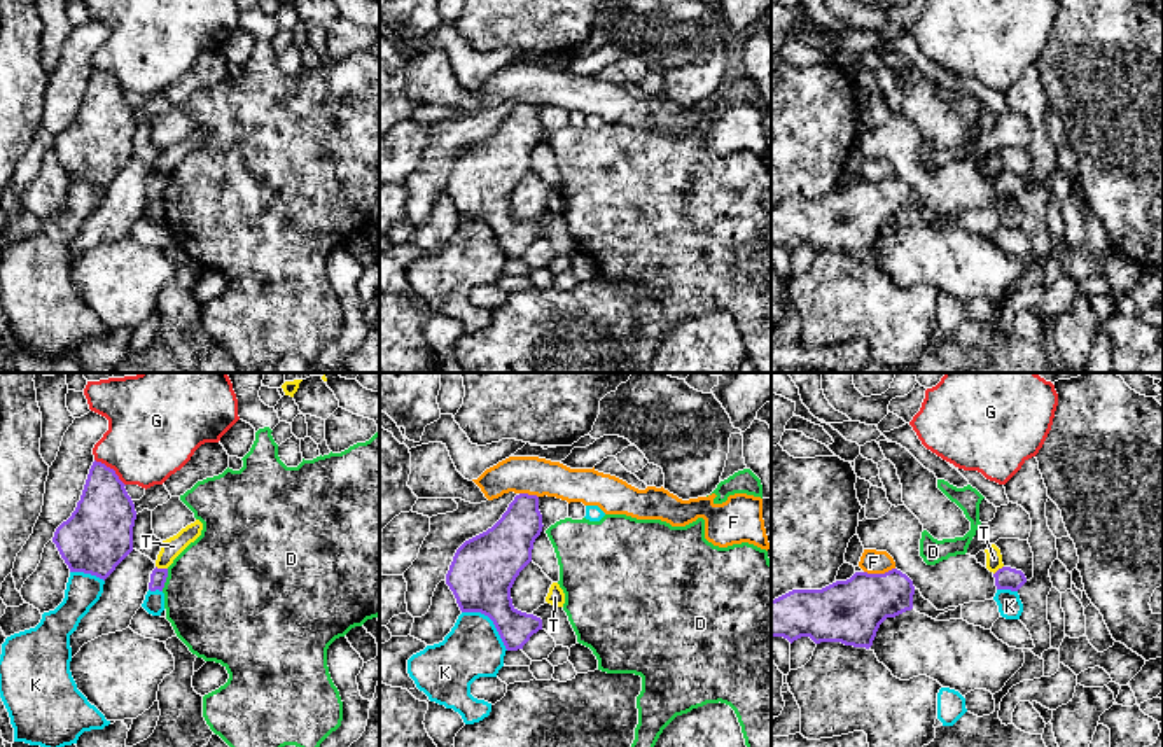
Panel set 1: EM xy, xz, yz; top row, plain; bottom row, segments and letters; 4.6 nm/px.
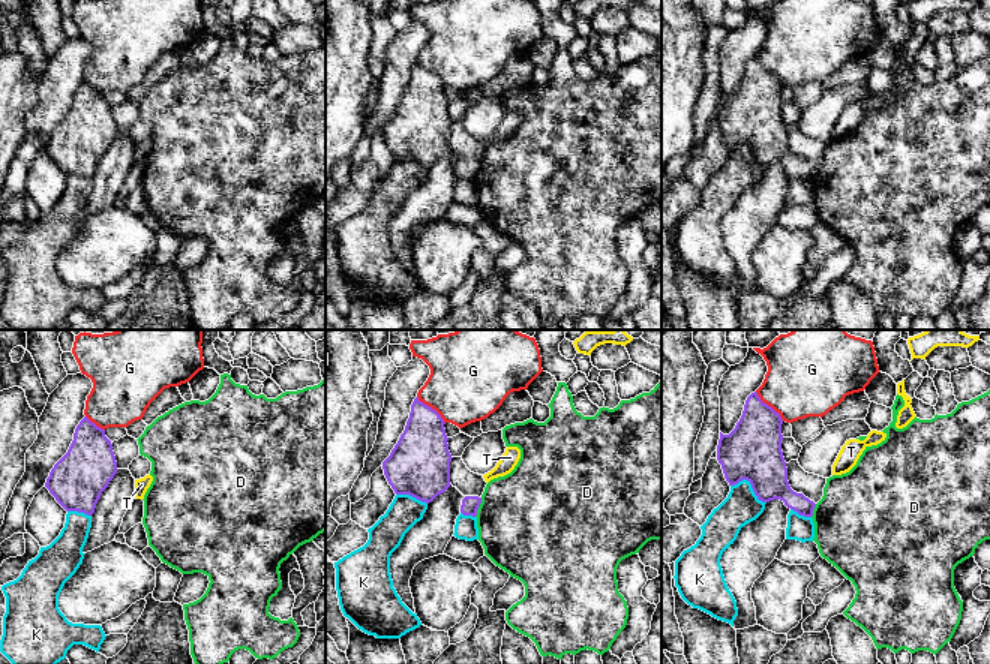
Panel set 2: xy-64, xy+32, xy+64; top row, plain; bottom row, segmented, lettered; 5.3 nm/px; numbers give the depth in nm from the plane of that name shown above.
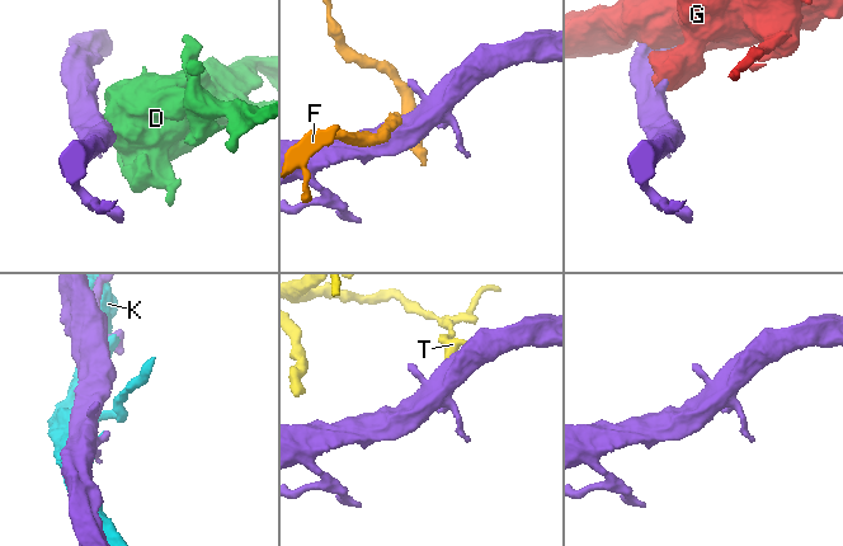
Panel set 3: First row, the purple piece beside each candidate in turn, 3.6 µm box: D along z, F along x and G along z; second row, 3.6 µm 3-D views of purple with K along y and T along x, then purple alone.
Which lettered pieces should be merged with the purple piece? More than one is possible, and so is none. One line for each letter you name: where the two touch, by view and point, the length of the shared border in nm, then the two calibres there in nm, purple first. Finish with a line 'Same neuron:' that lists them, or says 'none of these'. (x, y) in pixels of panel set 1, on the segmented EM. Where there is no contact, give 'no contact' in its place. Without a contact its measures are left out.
Same neuron: none of these

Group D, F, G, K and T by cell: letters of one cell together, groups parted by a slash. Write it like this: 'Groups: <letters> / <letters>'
Groups: D / F / G / K / T

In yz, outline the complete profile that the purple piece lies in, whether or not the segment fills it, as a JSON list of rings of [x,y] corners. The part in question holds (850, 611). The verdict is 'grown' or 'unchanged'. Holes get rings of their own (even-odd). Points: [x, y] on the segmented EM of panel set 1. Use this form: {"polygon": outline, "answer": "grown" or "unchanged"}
{"polygon": [[[897,569],[885,574],[855,572],[822,590],[792,590],[771,600],[771,637],[790,644],[810,637],[815,644],[873,646],[880,625],[913,609],[913,581]]], "answer": "unchanged"}

